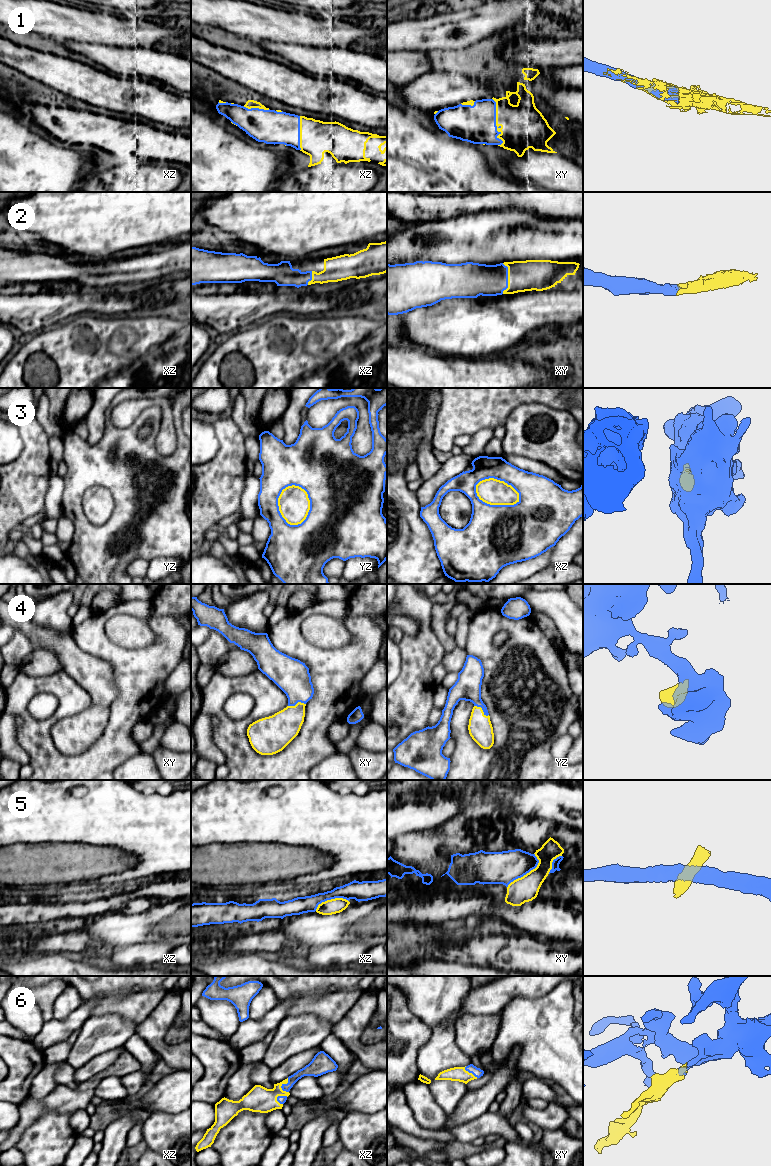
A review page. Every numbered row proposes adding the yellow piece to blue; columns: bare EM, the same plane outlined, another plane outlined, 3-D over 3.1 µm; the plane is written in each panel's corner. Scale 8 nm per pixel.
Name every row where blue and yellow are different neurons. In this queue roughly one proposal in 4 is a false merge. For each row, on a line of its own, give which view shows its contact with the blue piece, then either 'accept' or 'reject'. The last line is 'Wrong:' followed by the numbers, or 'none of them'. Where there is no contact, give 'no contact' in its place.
1: xy | accept
2: xy | accept
3: xz | reject
4: yz | accept
5: xy | reject
6: xz | accept
Wrong: 3, 5

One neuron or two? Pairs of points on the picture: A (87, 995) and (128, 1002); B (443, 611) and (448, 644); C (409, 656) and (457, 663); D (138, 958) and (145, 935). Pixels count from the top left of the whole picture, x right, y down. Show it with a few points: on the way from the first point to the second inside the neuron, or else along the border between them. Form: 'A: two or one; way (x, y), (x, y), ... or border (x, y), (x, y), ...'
A: one; way (97, 989), (112, 989), (118, 995)
B: one; way (441, 619), (441, 633), (443, 636)
C: two; border (445, 653), (440, 661)
D: two; border (152, 941), (129, 944), (120, 948)

